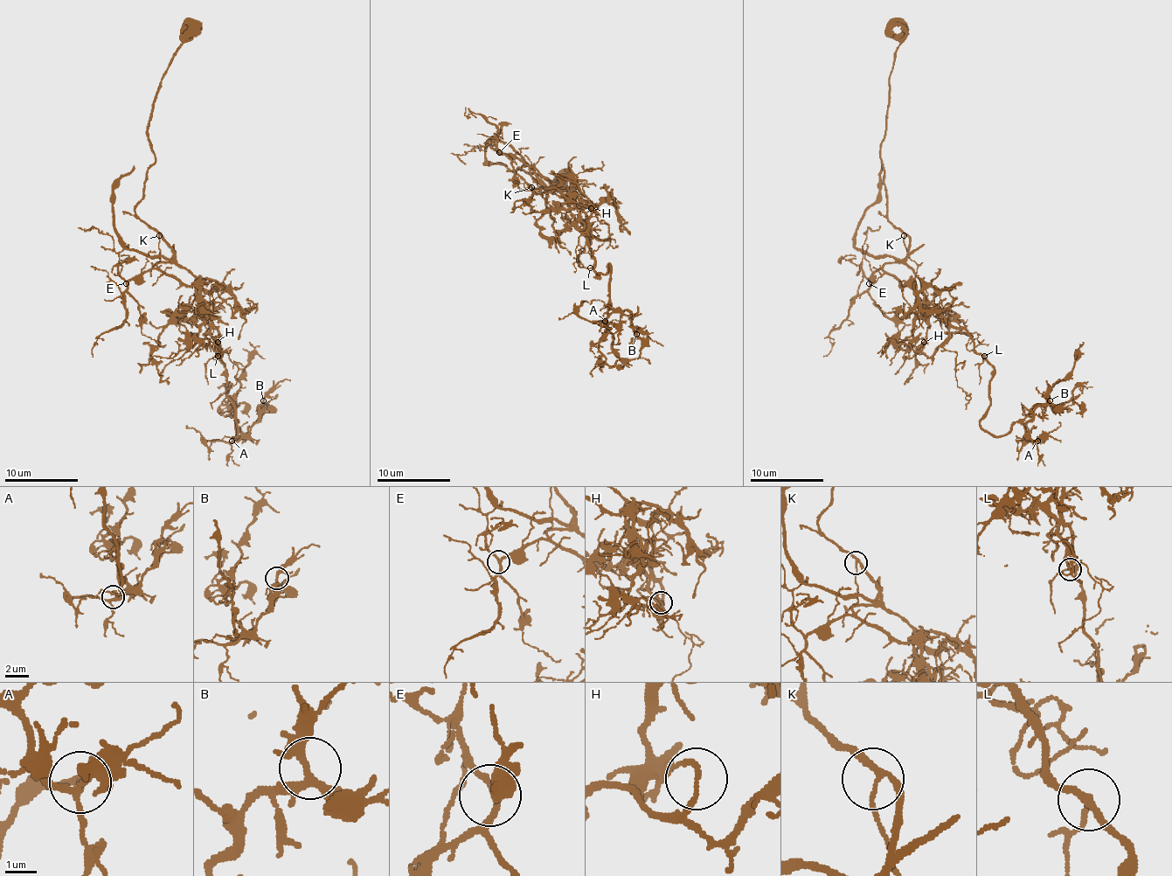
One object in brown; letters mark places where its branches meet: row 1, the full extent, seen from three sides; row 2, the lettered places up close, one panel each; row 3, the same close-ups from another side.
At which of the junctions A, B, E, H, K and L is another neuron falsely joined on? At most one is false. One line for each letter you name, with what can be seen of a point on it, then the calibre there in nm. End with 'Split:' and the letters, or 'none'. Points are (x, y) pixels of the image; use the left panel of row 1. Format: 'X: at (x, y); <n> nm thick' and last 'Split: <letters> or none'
H: at (218, 342); 150 nm thick
Split: H

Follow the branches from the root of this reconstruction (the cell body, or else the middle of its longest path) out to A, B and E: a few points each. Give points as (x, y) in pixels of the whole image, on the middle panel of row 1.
A: (570, 207), (585, 222), (585, 235), (598, 277), (610, 266), (608, 306), (613, 310), (605, 321)
B: (570, 207), (585, 222), (585, 235), (598, 277), (610, 266), (610, 308), (628, 312), (636, 334)
E: (570, 207), (568, 202), (572, 197), (566, 191), (551, 185), (533, 167), (524, 165), (513, 156), (499, 152)

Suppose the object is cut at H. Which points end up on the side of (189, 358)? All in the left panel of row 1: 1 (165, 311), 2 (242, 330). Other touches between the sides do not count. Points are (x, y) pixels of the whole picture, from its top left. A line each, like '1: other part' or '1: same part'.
1: other part
2: other part

